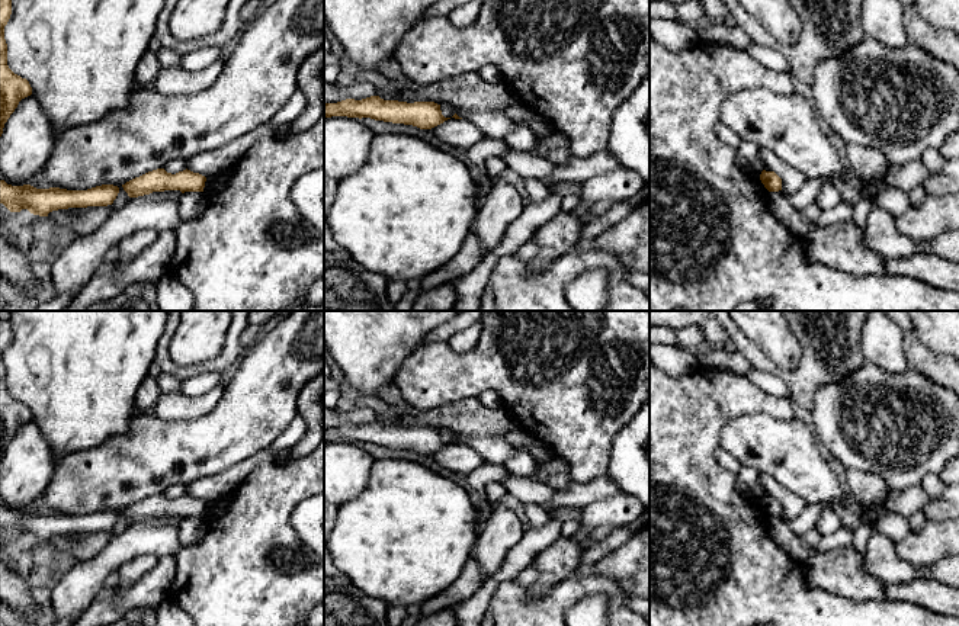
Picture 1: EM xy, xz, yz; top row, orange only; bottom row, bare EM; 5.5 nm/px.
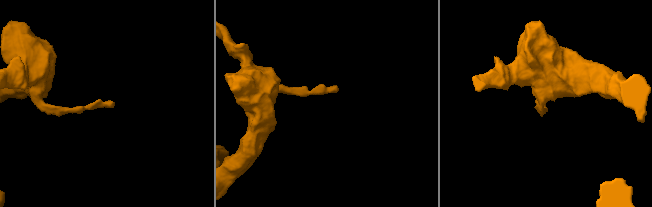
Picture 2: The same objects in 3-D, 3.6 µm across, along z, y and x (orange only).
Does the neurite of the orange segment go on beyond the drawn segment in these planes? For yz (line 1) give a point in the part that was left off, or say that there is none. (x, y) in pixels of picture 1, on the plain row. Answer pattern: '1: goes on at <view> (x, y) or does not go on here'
1: does not go on here

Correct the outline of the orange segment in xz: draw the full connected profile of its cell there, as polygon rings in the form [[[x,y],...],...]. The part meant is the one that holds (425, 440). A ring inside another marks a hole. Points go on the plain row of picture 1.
[[[371,421],[362,426],[346,424],[337,428],[324,428],[324,443],[371,443],[375,446],[413,450],[432,455],[450,443],[445,443],[440,430],[434,427],[398,427]]]

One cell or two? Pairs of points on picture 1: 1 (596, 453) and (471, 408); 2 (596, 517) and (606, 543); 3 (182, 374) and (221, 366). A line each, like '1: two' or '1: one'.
1: two
2: two
3: one

